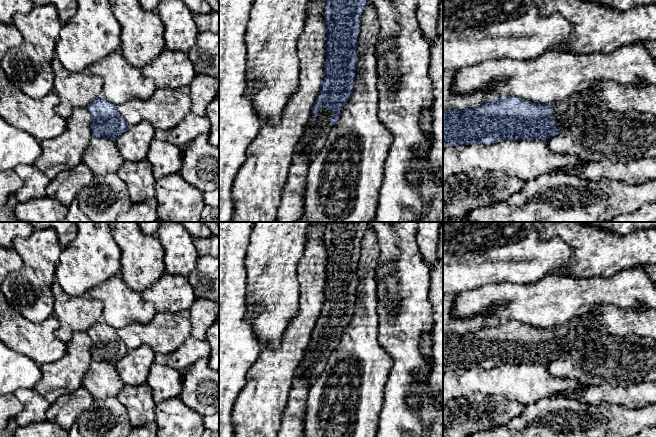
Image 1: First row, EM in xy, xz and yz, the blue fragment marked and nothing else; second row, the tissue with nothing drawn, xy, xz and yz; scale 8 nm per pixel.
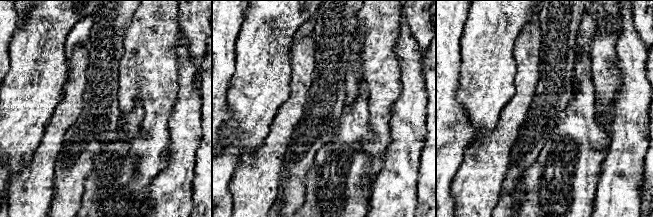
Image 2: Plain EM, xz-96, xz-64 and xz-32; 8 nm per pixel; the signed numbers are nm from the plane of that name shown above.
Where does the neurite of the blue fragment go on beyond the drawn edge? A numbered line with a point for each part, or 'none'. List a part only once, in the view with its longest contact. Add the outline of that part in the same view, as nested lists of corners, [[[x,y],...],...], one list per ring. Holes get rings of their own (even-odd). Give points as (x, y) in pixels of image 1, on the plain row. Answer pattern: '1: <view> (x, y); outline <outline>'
1: xz (316, 354); outline [[[323,331],[318,336],[317,342],[312,338],[310,339],[304,351],[303,359],[295,372],[295,378],[307,379],[309,386],[316,382],[317,377],[324,370],[327,360],[334,351],[330,346],[330,341],[333,338],[333,335],[328,335]]]

